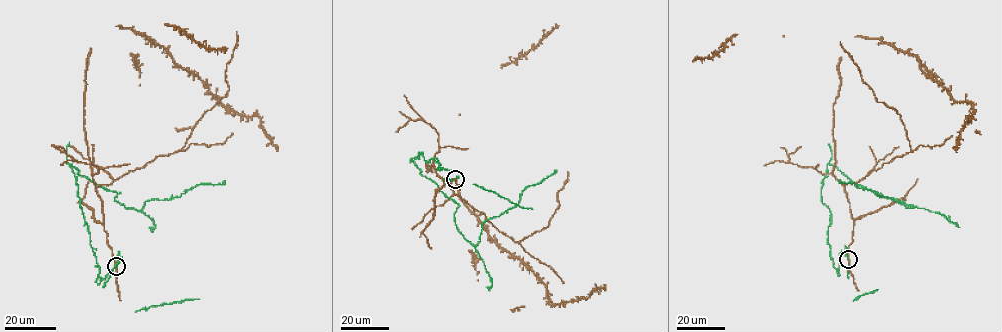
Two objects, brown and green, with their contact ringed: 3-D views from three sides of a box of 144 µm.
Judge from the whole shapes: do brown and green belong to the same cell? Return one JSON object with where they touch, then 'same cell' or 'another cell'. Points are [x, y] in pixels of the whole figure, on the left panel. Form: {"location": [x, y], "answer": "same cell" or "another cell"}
{"location": [116, 266], "answer": "another cell"}

